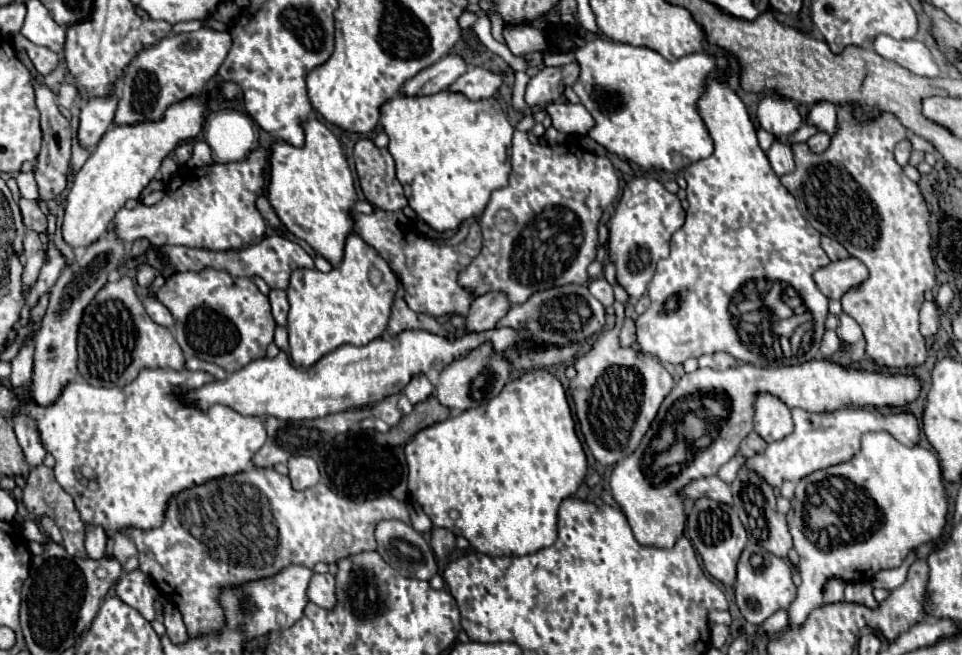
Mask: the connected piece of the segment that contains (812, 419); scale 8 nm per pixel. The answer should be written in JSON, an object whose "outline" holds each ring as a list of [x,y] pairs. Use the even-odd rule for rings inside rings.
{"outline":[[[842,407],[836,411],[804,411],[804,409],[792,409],[794,415],[794,431],[784,437],[782,441],[774,441],[766,447],[764,453],[752,457],[748,465],[762,473],[762,477],[772,485],[780,487],[784,481],[798,483],[802,477],[850,461],[860,451],[860,437],[868,431],[888,431],[896,441],[900,441],[906,447],[914,447],[920,441],[920,425],[914,413],[902,411],[902,413],[878,413],[874,409],[862,409],[862,407]]]}

